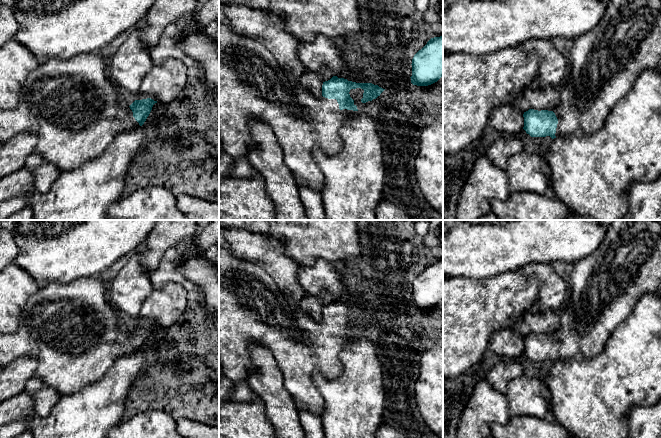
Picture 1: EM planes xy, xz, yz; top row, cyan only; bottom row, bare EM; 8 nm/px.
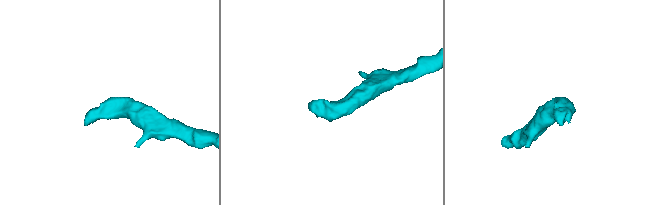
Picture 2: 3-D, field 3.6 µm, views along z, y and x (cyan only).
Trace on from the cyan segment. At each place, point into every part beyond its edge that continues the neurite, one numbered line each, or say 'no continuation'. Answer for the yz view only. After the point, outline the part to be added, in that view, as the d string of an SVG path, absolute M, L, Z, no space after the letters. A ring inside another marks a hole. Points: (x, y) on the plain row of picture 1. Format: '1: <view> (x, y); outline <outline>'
1: yz (604, 287); outline M613 220L608 226L607 234L599 248L590 256L576 262L570 267L567 283L569 286L569 297L563 306L555 311L560 321L560 327L553 335L558 343L555 360L569 361L577 354L580 354L585 358L594 358L602 352L614 330L632 314L636 302L642 296L648 293L659 295L661 284L661 220Z

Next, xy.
1: xy (72, 330); outline M100 275L65 284L52 282L40 287L24 305L18 329L12 333L0 333L0 366L20 357L32 357L38 361L35 376L61 396L68 396L101 379L117 358L140 350L130 331L120 325L119 310L106 299L106 283Z

